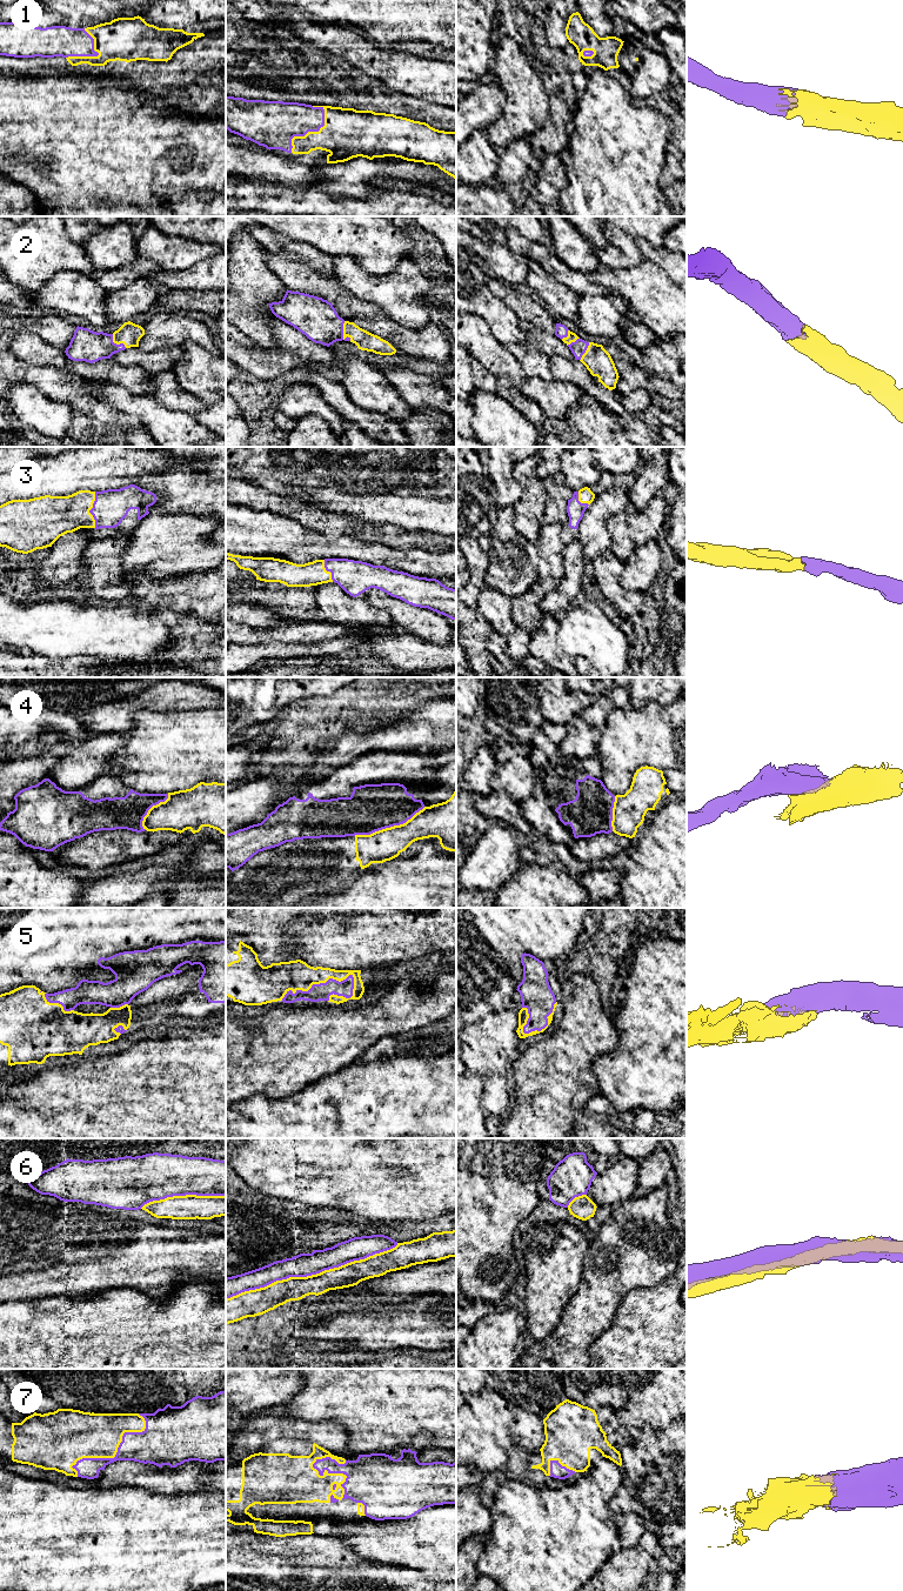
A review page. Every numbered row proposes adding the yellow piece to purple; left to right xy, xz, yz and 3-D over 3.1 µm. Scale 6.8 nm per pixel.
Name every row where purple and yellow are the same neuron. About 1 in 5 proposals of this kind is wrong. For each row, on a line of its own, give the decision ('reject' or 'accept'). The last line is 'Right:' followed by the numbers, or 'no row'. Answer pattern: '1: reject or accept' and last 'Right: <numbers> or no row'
1: accept
2: accept
3: accept
4: reject
5: accept
6: reject
7: accept
Right: 1, 2, 3, 5, 7

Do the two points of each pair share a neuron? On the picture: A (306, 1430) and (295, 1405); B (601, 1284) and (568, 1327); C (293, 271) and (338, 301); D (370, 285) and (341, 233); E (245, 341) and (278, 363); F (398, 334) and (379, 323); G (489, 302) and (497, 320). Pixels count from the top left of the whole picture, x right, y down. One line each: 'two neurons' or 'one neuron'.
A: two neurons
B: one neuron
C: one neuron
D: two neurons
E: two neurons
F: one neuron
G: one neuron

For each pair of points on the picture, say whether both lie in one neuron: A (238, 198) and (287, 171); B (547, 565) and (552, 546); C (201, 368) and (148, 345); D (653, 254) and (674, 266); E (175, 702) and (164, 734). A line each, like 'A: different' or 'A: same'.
A: different
B: same
C: different
D: same
E: different

